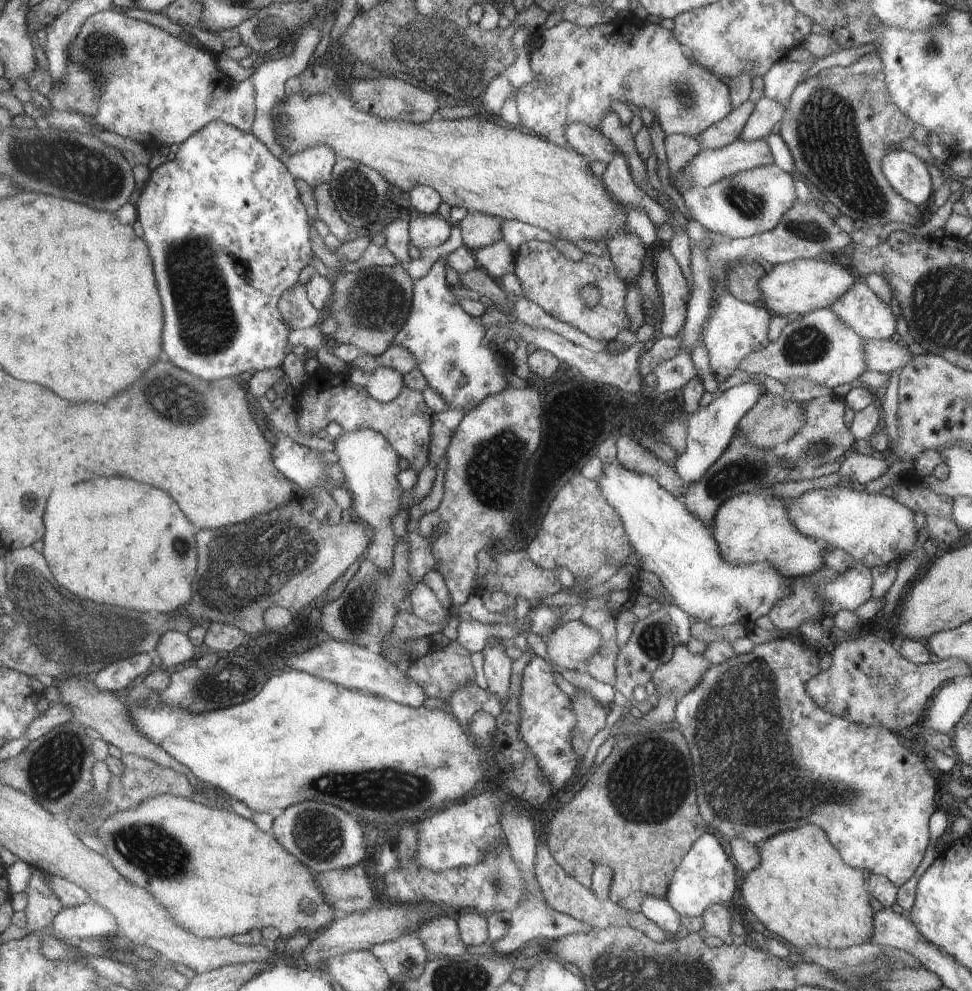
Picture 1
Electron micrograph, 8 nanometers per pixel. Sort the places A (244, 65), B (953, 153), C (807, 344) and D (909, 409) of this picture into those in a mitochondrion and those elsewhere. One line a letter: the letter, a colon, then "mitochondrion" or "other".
A: other
B: other
C: mitochondrion
D: other

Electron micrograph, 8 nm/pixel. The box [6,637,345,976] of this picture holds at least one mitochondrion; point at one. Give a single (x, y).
(54, 769)

